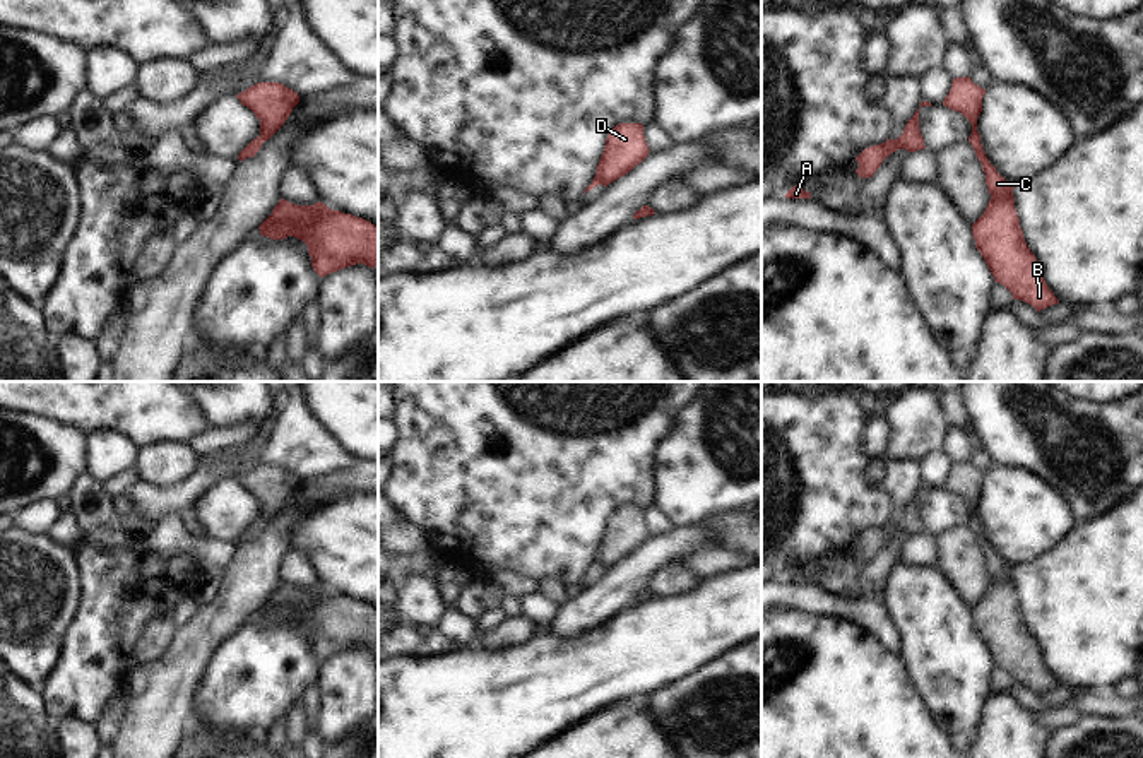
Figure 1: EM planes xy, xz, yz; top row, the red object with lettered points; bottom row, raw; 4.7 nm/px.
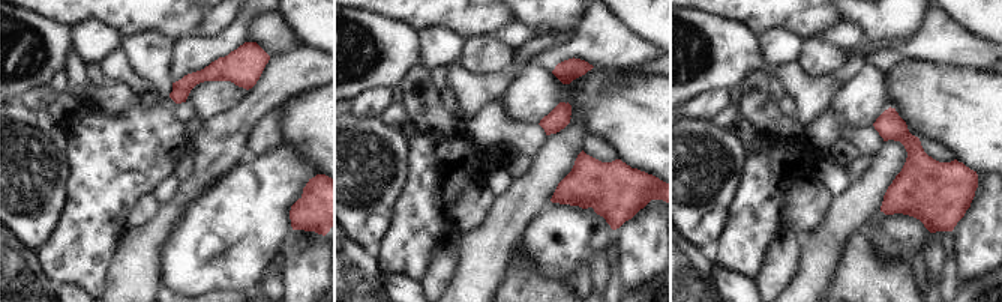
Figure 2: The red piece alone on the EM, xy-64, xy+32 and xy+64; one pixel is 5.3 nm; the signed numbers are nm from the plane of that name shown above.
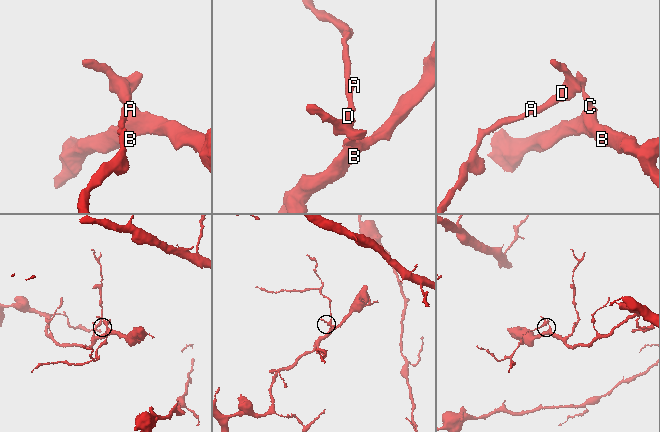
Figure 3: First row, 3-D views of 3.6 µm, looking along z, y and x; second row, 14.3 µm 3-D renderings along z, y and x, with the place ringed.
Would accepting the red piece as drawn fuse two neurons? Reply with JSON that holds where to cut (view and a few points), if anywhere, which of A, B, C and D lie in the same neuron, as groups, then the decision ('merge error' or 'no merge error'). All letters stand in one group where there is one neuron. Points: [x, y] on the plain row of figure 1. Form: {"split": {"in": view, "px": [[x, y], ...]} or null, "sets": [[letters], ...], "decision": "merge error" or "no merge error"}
{"split": null, "sets": [["A", "B", "C", "D"]], "decision": "no merge error"}

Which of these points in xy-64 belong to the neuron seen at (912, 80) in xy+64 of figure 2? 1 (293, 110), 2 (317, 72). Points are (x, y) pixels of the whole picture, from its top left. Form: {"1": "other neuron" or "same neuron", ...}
{"1": "same neuron", "2": "other neuron"}

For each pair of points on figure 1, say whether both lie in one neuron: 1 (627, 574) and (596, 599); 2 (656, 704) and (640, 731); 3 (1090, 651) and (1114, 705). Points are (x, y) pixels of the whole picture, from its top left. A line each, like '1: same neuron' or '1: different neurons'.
1: same neuron
2: different neurons
3: different neurons

